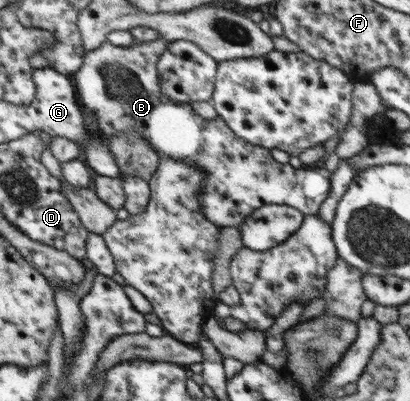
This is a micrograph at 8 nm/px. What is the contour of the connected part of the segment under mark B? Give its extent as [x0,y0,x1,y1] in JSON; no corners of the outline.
[75,38,332,228]

